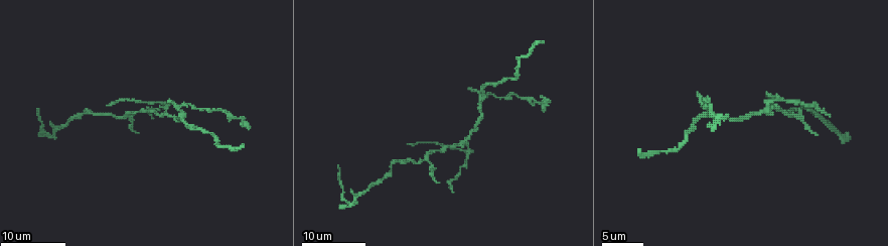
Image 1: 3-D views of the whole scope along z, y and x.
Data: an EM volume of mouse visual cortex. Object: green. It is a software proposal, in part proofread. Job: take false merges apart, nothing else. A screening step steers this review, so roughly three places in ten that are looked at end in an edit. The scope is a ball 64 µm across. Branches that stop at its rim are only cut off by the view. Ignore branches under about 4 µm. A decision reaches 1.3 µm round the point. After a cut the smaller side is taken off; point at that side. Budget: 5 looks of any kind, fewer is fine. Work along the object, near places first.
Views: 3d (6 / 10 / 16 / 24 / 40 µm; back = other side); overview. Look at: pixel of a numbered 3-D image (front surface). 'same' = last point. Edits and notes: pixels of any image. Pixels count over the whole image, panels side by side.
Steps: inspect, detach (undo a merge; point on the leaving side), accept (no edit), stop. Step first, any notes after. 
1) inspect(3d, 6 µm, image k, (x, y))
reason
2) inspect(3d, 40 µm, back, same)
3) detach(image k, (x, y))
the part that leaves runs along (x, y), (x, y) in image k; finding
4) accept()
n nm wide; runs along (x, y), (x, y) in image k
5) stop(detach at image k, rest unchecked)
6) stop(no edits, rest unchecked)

inspect(3d, 24 µm, image 1, (53, 131))
calibre changes

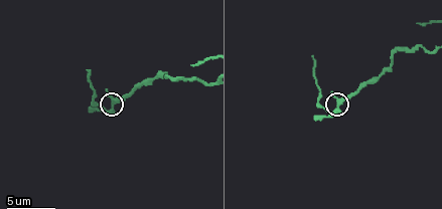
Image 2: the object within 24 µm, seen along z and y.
inspect(3d, 10 µm, image 2, (339, 107))
zoom in

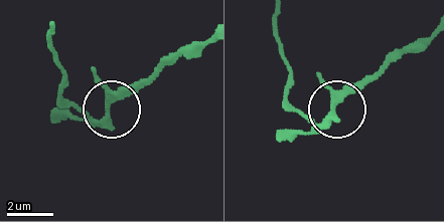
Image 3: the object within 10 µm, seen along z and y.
detach(image 3, (285, 107))
the part that leaves runs along (310, 122), (289, 94), (278, 14) in image 3; two neurons meet here

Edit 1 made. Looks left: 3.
inspect(3d, 24 µm, image 1, (789, 113))
three arms meet

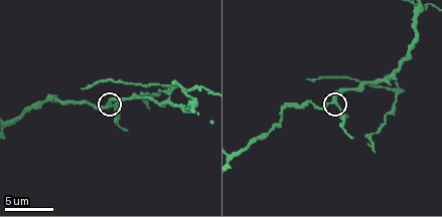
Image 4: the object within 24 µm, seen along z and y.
inspect(3d, 10 µm, image 4, (336, 102))
zoom in

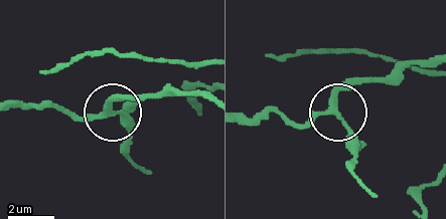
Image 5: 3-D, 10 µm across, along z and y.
accept()
3 arms; continuous, no second neuron

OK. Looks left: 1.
inspect(3d, 16 µm, image 4, (392, 75))
four arms meet

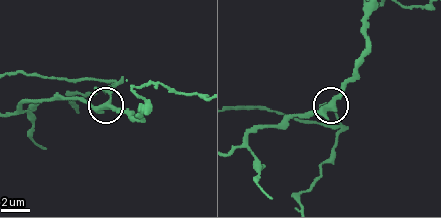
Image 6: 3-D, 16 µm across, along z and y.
detach(image 6, (107, 81))
310 nm wide; the part that leaves runs along (109, 95), (109, 83), (92, 79), (44, 79), (12, 71) in image 6; a second neuron is stuck on

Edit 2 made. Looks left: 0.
stop(detach at image 3, detach at image 6, rest unchecked)

